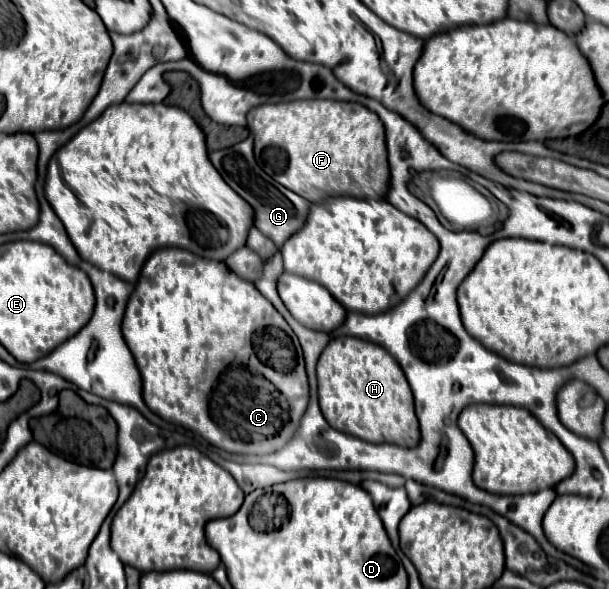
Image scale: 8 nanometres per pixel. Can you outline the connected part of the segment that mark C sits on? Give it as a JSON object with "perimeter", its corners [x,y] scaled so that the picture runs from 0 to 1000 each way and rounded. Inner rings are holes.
{"perimeter":[[[261,421],[261,424],[255,424],[241,438],[241,445],[238,445],[232,465],[228,465],[222,492],[218,492],[212,513],[209,513],[209,526],[205,526],[205,540],[202,540],[199,557],[202,557],[202,574],[205,574],[218,608],[225,615],[232,642],[235,642],[235,679],[268,713],[284,716],[284,720],[297,720],[297,723],[330,737],[350,757],[366,761],[373,767],[389,767],[389,771],[452,767],[455,761],[471,754],[471,747],[484,737],[484,727],[491,723],[491,713],[494,713],[494,706],[504,693],[504,679],[507,679],[507,652],[504,652],[498,601],[494,601],[488,570],[471,553],[465,537],[445,520],[445,513],[435,503],[425,503],[425,492],[415,486],[415,479],[406,479],[406,475],[386,469],[366,445],[333,441],[330,435],[320,435],[320,431],[314,431],[300,421]]]}

